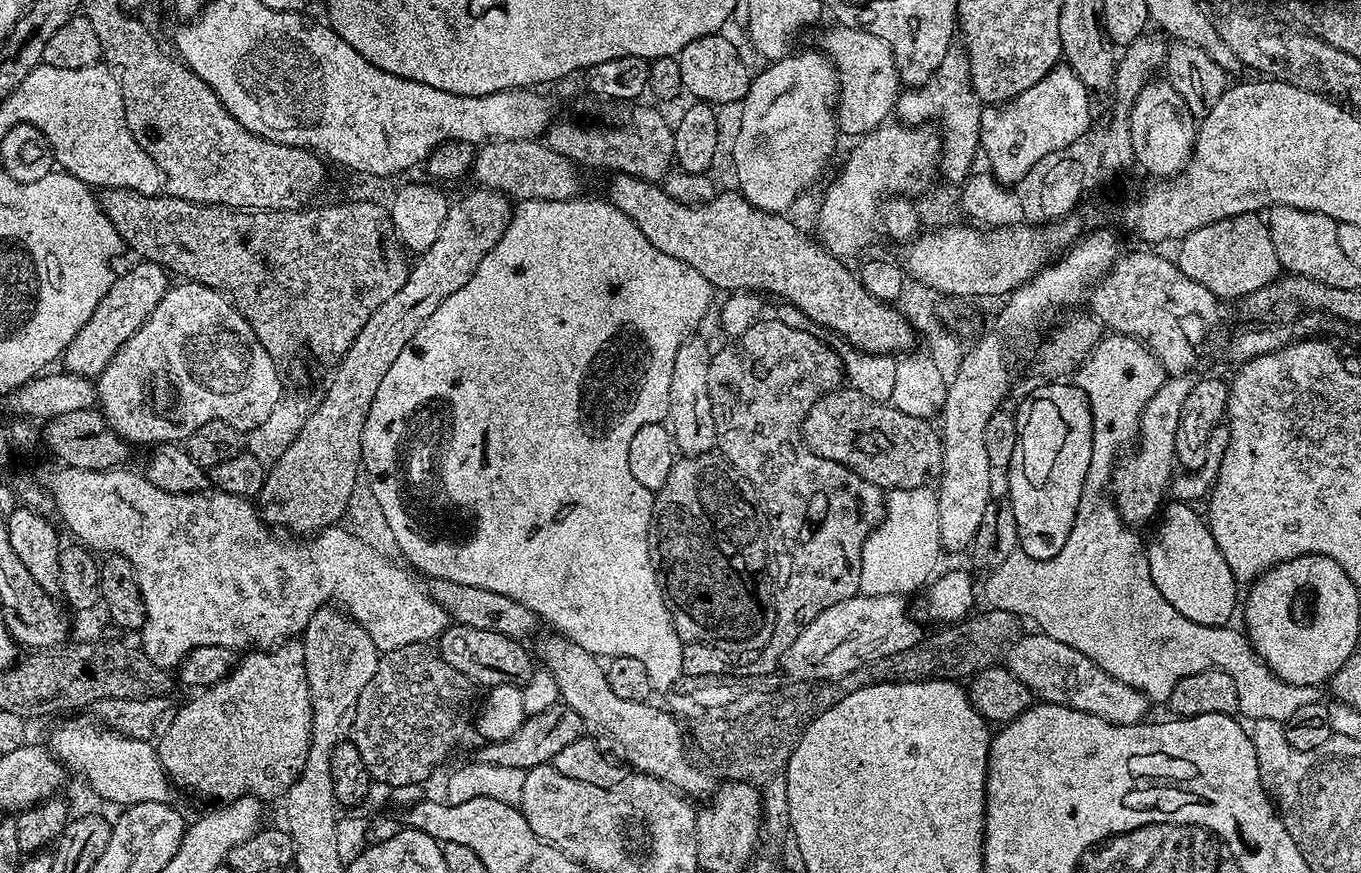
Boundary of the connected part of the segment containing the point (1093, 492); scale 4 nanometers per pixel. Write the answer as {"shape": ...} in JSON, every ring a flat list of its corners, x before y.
{"shape":[[1108,334,1096,344,1094,351,1074,373,1076,387,1084,393,1091,406,1092,438,1090,470,1086,474,1084,493,1076,511,1076,521,1070,530,1070,538,1066,538,1066,546,1062,546,1062,550,1058,550,1058,554,1054,554,1054,558,1049,560,1028,560,1028,568,1012,568,1008,564,998,566,994,569,995,575,1004,576,1009,571,1012,588,996,588,995,582,988,580,984,584,984,592,988,595,992,608,1013,612,1025,621,1033,620,1043,635,1058,642,1066,642,1066,646,1074,646,1078,654,1086,654,1086,658,1098,662,1098,666,1102,666,1106,674,1126,682,1150,702,1167,702,1170,690,1174,690,1174,686,1182,682,1182,678,1190,678,1190,674,1217,668,1234,678,1234,686,1238,686,1239,715,1245,721,1286,721,1300,707,1321,703,1321,689,1317,686,1294,686,1287,684,1285,680,1279,680,1260,661,1243,631,1235,632,1232,626,1199,625,1198,622,1180,616,1178,610,1164,600,1151,580,1145,541,1140,541,1132,533,1135,531,1126,530,1115,503,1107,495,1103,496,1112,478,1118,458,1116,454,1122,444,1130,444,1139,435,1141,412,1150,398,1164,385,1165,379,1166,373,1156,356,1131,336]]}

